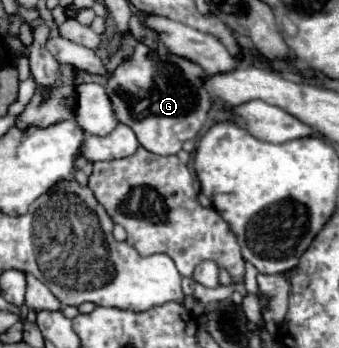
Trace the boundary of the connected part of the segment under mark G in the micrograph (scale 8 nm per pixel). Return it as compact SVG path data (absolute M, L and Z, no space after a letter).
M138 43L134 57L112 71L106 91L114 101L118 121L134 129L142 147L156 155L176 155L184 141L198 135L208 119L210 107L214 105L214 97L204 85L210 75L186 57L162 53L158 55L158 61L152 61L152 53L156 53L156 49Z

